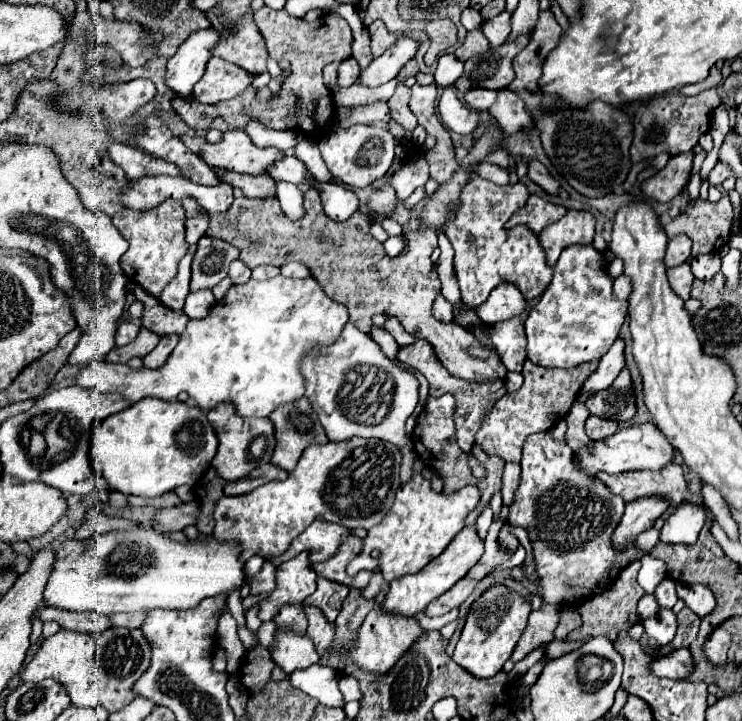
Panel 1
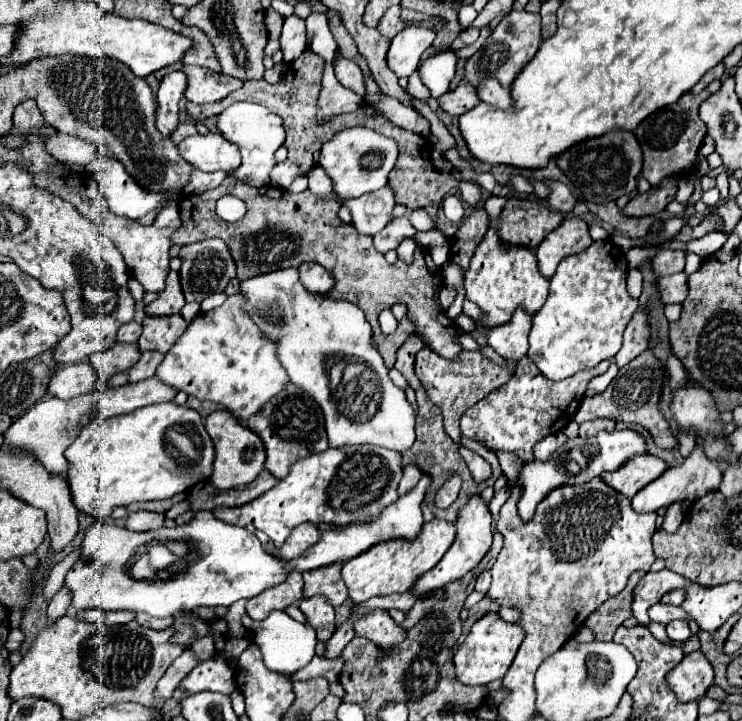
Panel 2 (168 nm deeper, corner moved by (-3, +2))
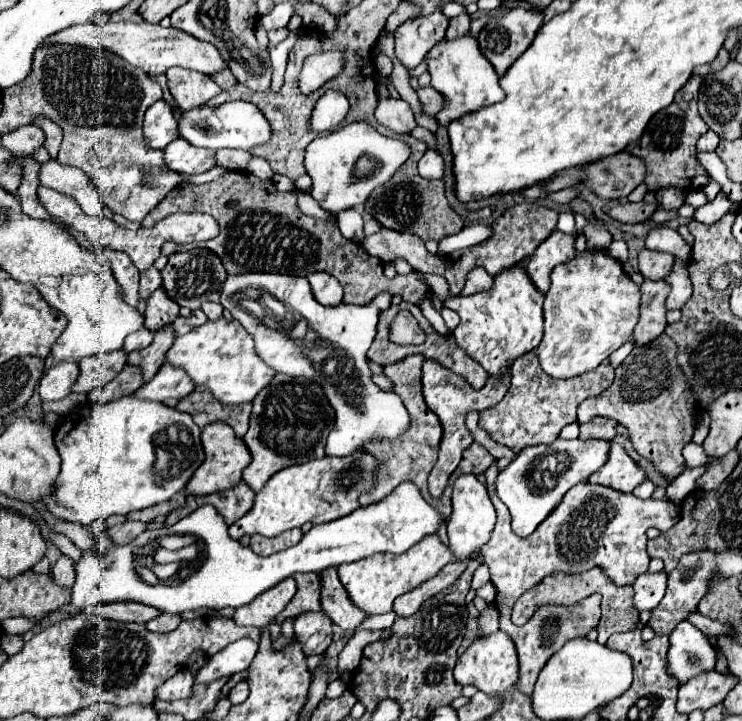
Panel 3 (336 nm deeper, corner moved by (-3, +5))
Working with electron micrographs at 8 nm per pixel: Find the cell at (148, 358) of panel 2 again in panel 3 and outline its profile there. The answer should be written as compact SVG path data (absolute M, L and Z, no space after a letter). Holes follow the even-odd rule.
M126 365L118 377L114 377L108 385L90 393L92 403L108 403L126 395L132 395L142 385L142 371L134 365Z

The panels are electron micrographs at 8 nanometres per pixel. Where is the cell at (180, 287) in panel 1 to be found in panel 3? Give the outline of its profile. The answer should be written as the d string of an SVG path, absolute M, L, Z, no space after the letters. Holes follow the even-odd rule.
M160 287L150 295L146 303L146 313L144 313L144 325L150 331L158 331L160 327L172 323L180 313L178 303L170 301L166 291L160 291Z

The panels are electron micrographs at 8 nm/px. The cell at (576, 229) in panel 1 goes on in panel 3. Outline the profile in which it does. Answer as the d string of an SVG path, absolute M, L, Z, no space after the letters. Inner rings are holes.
M554 231L534 253L532 259L528 261L528 275L532 279L532 283L546 293L550 287L550 273L556 265L566 263L570 259L574 259L576 255L576 247L574 247L576 237L562 233L562 231Z

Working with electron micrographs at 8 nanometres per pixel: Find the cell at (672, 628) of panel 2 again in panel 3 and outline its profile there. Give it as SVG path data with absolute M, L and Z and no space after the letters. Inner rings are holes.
M682 621L670 633L668 651L668 673L672 673L678 683L686 683L698 671L714 669L714 649L710 641L692 623Z

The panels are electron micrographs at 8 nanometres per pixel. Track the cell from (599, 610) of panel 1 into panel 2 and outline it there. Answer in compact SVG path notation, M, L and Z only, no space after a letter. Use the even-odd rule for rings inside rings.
M642 572L632 574L630 580L628 580L628 584L626 584L626 588L618 596L606 600L594 614L590 614L590 618L586 620L586 626L590 630L594 630L596 640L610 642L612 636L614 636L614 632L616 632L616 628L622 626L622 622L632 616L632 610L630 610L632 590L634 590L634 586L638 584L638 580L642 576L644 576Z

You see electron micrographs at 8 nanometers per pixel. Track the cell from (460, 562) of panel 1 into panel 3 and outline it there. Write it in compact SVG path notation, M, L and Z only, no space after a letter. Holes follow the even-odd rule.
M474 475L458 477L458 481L454 483L452 507L454 507L454 511L448 521L448 539L450 539L448 547L454 553L456 561L464 561L472 553L478 553L482 549L482 545L490 539L490 533L496 523L496 511L492 507L486 485L482 485Z

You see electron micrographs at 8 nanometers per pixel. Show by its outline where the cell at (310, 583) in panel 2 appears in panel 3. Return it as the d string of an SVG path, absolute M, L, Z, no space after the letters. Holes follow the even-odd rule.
M306 573L306 575L294 575L298 583L298 591L288 603L288 607L276 615L276 623L282 623L286 617L298 617L304 611L318 611L320 605L320 589L322 589L322 577L318 573Z

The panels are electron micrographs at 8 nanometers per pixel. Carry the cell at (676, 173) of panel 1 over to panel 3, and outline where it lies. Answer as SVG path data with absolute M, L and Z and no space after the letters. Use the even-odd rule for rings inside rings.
M648 191L646 197L638 203L618 203L618 205L612 205L608 209L608 215L620 223L642 223L646 221L654 211L658 209L658 201L656 201L656 193Z

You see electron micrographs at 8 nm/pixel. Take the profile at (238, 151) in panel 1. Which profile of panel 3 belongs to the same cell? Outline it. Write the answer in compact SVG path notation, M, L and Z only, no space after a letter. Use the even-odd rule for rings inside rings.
M178 137L164 149L164 159L166 165L178 173L198 175L198 173L206 173L216 165L216 151L194 147L186 143L186 139Z

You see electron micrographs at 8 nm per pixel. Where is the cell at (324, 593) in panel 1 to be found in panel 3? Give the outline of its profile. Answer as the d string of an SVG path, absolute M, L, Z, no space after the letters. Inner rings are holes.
M306 611L294 621L294 635L298 637L306 655L322 655L332 643L332 623L322 611Z

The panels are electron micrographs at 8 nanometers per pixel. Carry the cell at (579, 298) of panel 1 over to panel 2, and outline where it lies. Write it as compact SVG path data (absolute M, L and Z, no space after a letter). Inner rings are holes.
M610 240L592 242L592 246L586 248L584 252L566 256L558 264L554 276L550 278L548 300L532 320L530 350L528 350L528 356L546 378L558 382L580 370L594 368L602 360L610 360L618 354L618 350L622 348L622 332L638 308L638 300L632 298L626 290L626 272L628 266L624 252Z

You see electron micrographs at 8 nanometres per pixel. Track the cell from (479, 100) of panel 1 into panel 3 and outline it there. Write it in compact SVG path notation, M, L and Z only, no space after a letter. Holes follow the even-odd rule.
M420 87L416 93L424 105L424 113L436 115L438 111L442 111L442 95L438 95L434 87Z

